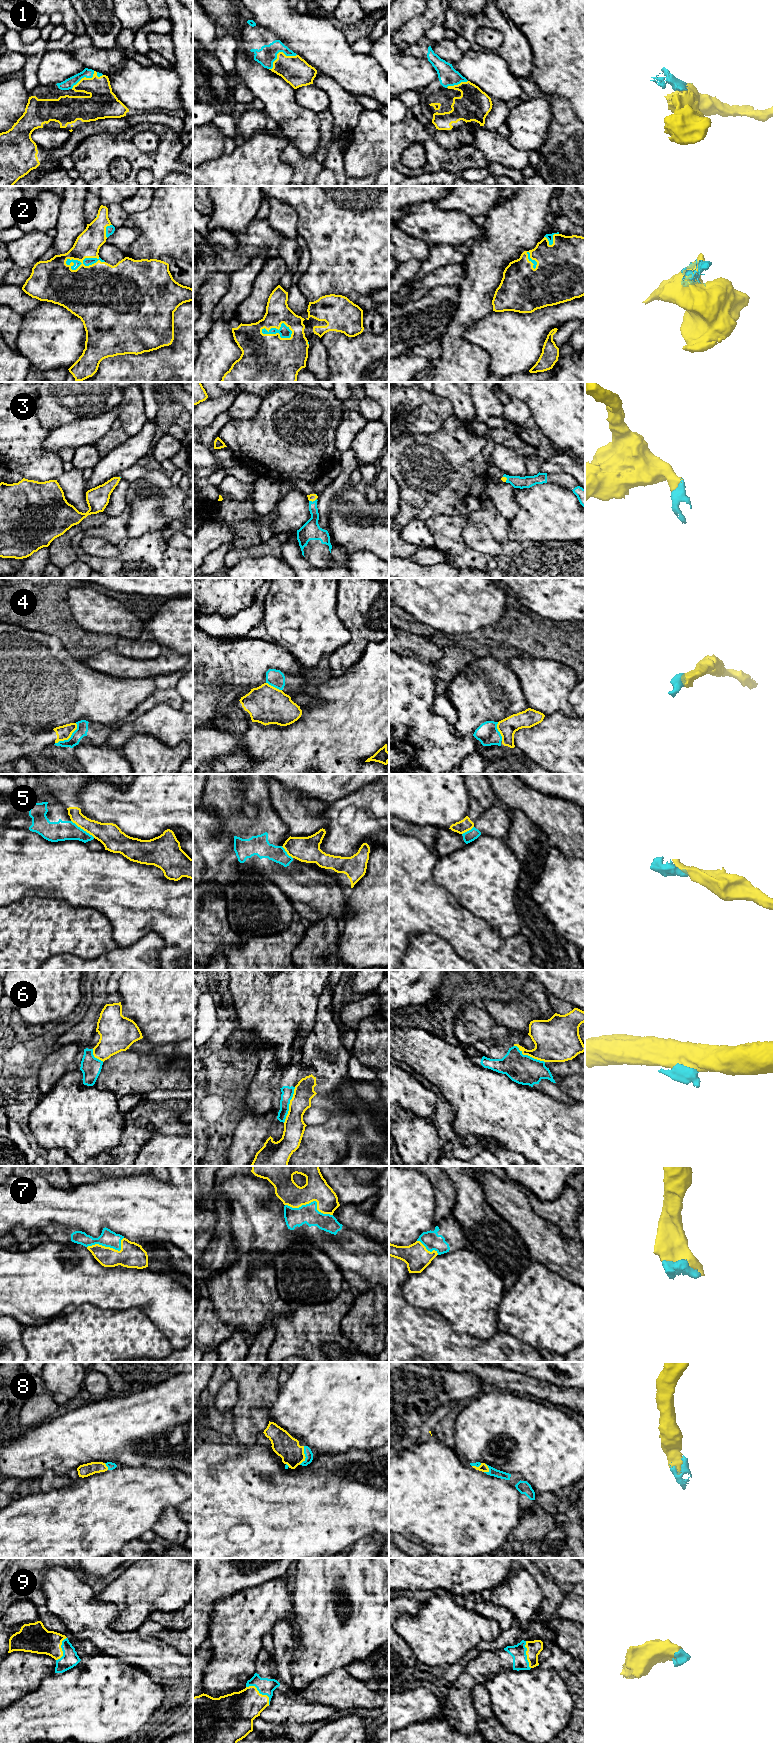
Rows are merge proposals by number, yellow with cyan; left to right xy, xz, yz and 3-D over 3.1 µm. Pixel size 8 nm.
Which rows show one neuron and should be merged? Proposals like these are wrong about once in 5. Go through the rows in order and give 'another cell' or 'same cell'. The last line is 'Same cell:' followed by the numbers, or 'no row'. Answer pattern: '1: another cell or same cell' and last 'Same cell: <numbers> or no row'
1: same cell
2: same cell
3: same cell
4: another cell
5: another cell
6: another cell
7: same cell
8: same cell
9: same cell
Same cell: 1, 2, 3, 7, 8, 9

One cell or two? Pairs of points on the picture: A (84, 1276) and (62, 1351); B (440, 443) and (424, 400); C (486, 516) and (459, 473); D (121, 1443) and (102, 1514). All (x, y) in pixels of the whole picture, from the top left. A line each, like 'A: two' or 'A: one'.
A: two
B: two
C: two
D: two

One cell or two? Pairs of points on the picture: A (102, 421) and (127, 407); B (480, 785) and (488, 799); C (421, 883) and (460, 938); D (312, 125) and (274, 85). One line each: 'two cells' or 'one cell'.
A: two cells
B: one cell
C: one cell
D: one cell

